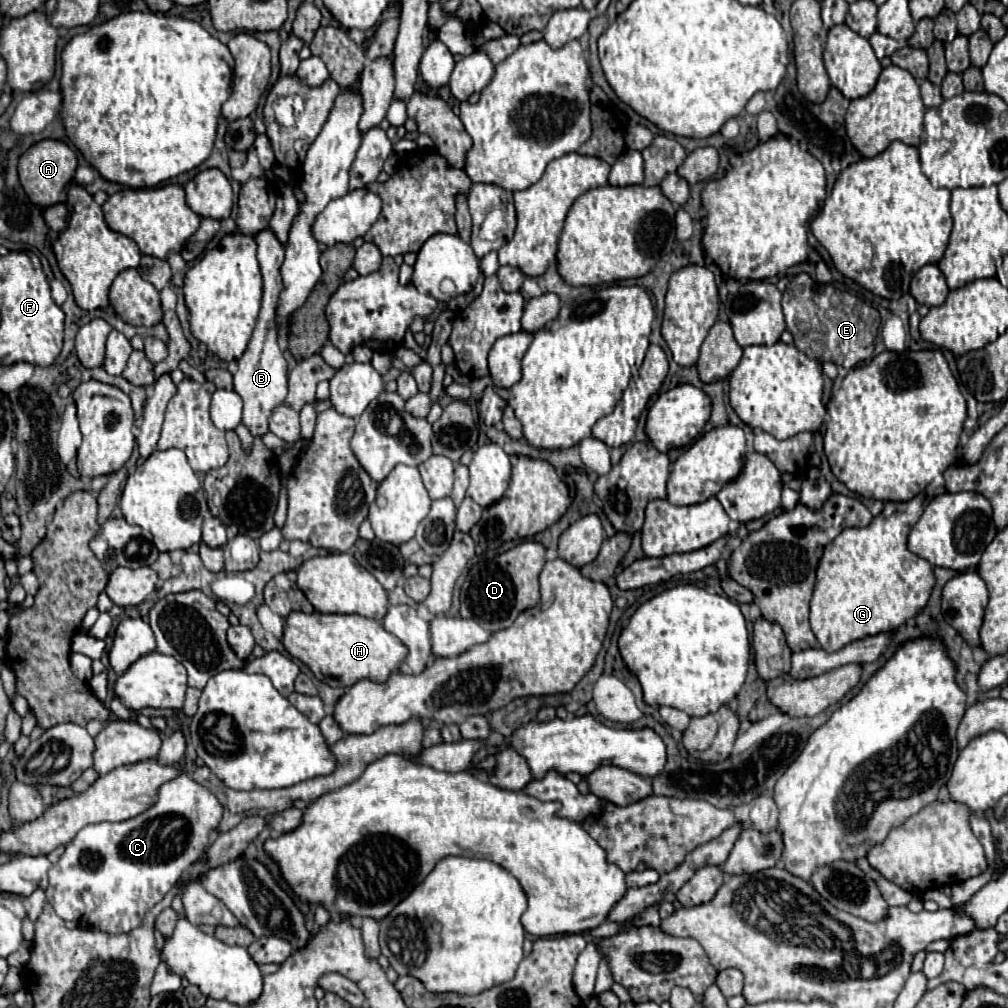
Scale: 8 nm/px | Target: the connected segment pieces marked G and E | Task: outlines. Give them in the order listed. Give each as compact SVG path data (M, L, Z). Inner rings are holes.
M921 493L905 503L889 501L883 505L883 511L877 517L873 517L873 521L867 527L849 527L841 531L825 547L823 557L819 559L817 583L815 583L815 591L811 599L811 629L821 649L829 649L831 653L867 635L893 631L907 619L915 617L927 605L927 599L935 585L933 567L929 561L917 557L915 553L907 549L907 535L923 513L925 497L927 495Z
M799 273L783 291L783 313L795 347L809 359L821 363L831 361L845 369L853 369L873 355L873 343L881 325L879 311L847 291L839 291L829 283L817 283L807 273Z

